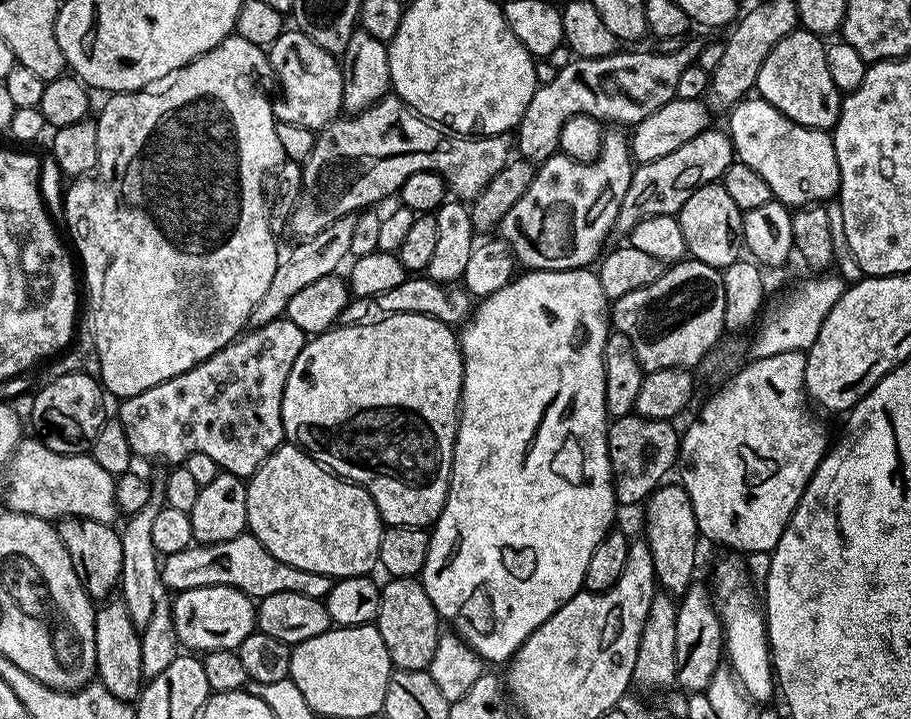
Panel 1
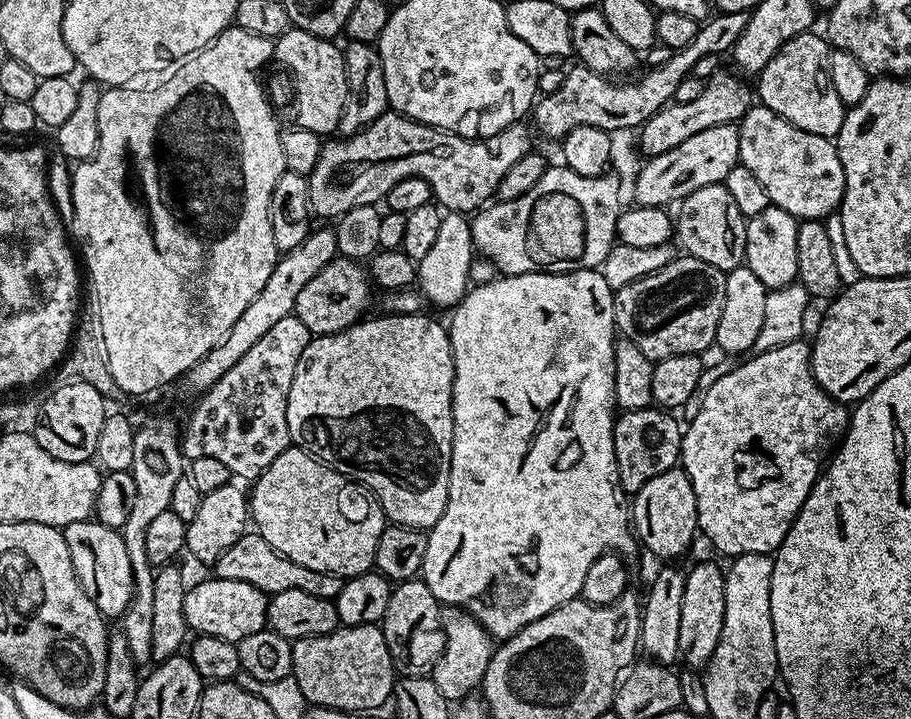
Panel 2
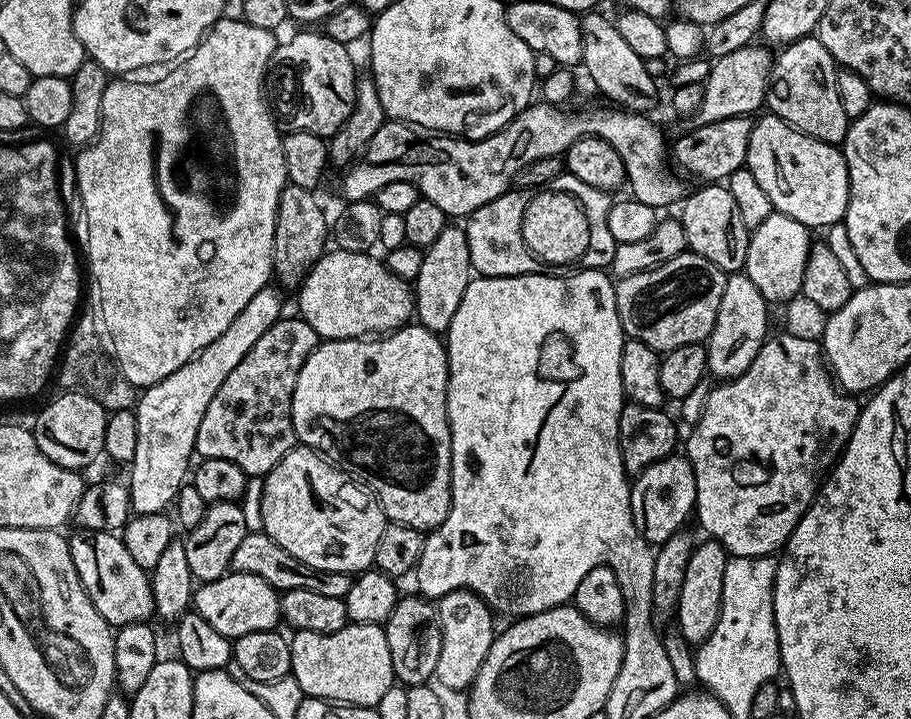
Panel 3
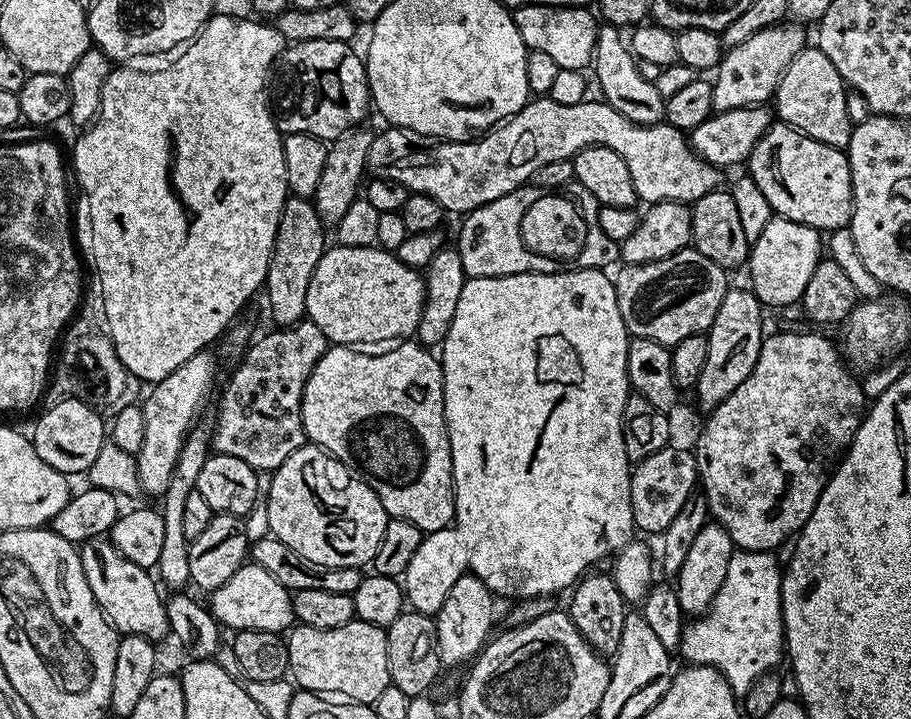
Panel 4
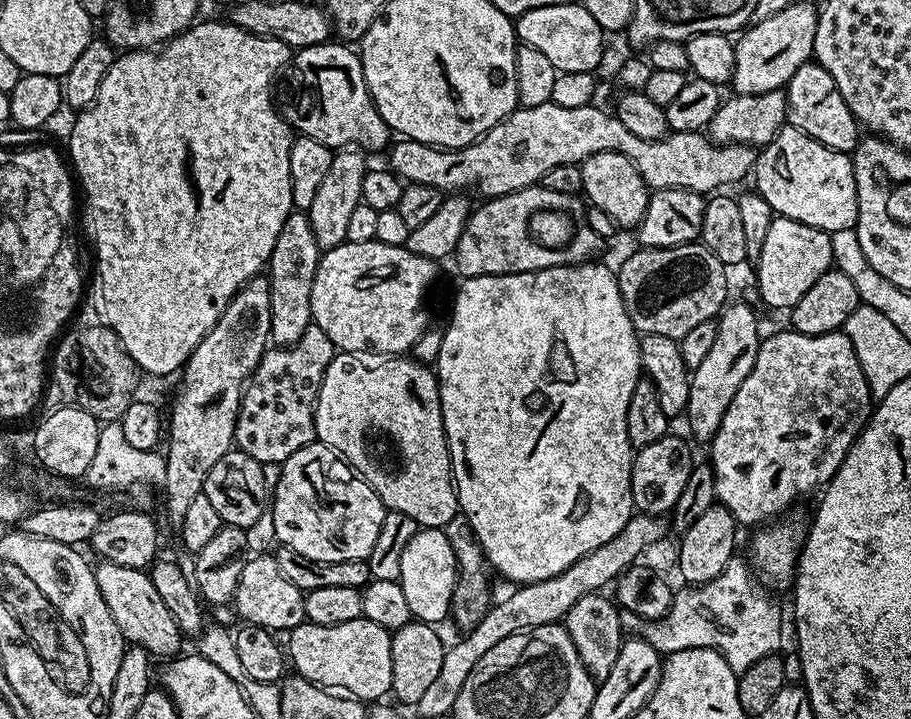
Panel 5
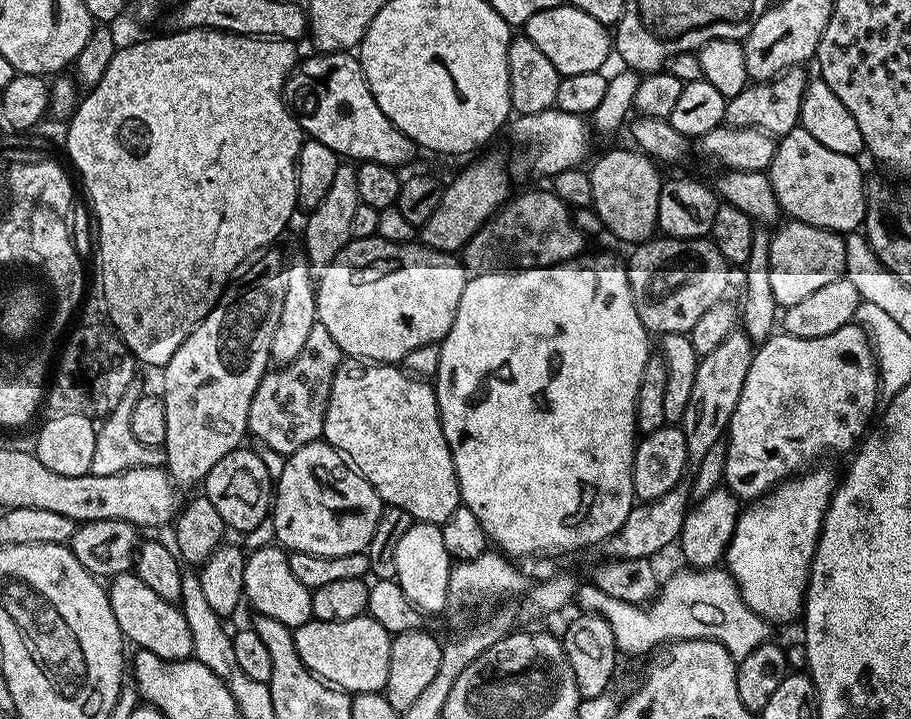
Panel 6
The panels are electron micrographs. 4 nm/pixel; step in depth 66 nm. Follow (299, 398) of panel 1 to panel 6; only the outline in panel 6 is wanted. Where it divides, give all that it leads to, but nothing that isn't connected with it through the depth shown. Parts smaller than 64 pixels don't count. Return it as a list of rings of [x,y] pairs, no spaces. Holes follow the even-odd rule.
[[[355,358],[341,364],[334,374],[332,393],[326,406],[323,439],[364,476],[366,482],[370,482],[385,505],[406,510],[413,521],[444,525],[462,504],[454,458],[440,425],[435,387],[427,379],[405,372],[403,367]]]

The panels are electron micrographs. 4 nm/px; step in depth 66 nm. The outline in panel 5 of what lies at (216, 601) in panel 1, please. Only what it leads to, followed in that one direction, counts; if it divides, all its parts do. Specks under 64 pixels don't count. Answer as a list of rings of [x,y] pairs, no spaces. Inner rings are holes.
[[[256,554],[245,559],[242,578],[238,578],[234,609],[241,616],[241,621],[257,624],[276,634],[287,634],[299,624],[305,623],[304,598],[305,593],[294,586],[294,582],[290,582],[282,570],[278,570],[275,555]]]

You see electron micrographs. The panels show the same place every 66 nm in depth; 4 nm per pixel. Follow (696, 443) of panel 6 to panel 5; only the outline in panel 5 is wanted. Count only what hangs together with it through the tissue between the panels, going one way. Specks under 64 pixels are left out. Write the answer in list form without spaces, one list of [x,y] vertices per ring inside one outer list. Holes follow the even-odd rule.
[[[732,304],[721,311],[715,321],[716,333],[714,334],[714,346],[710,346],[710,354],[702,366],[691,369],[690,372],[690,398],[688,399],[688,411],[686,421],[688,428],[704,442],[711,441],[712,435],[722,426],[722,418],[734,402],[734,394],[738,394],[738,386],[754,370],[754,362],[758,358],[762,331],[756,321],[756,312],[748,304]]]

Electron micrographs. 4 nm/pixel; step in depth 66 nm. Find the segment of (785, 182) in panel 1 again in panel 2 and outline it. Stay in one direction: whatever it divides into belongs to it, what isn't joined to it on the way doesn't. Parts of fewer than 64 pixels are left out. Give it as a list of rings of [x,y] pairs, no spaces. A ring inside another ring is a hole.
[[[763,106],[749,108],[748,113],[738,121],[738,127],[740,163],[746,166],[746,170],[751,170],[754,178],[758,178],[758,182],[762,182],[769,201],[775,207],[786,210],[795,216],[797,221],[824,220],[839,209],[844,197],[844,171],[836,153],[835,143],[831,139],[798,129],[774,110]]]

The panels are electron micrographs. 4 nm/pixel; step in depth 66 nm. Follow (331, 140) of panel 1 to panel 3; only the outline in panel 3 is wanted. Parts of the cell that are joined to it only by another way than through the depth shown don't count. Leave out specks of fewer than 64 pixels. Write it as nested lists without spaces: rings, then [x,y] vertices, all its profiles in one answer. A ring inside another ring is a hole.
[[[533,102],[522,109],[519,114],[511,117],[503,128],[492,132],[480,140],[470,140],[447,134],[437,134],[416,127],[415,124],[401,124],[399,122],[386,122],[374,138],[370,138],[367,148],[362,155],[347,169],[344,176],[344,200],[367,200],[375,197],[386,182],[410,182],[420,192],[423,199],[434,202],[434,206],[440,207],[450,218],[467,218],[474,210],[486,206],[486,202],[494,202],[503,192],[509,191],[517,183],[519,174],[530,166],[530,162],[538,162],[538,158],[550,158],[551,156],[563,157],[578,138],[593,136],[602,138],[602,142],[610,142],[614,150],[622,158],[622,162],[628,171],[627,187],[632,187],[631,199],[638,202],[646,202],[646,206],[663,210],[667,204],[675,205],[683,201],[686,195],[686,187],[679,180],[679,175],[671,176],[670,168],[670,144],[664,141],[664,132],[647,115],[625,111],[612,110],[614,112],[563,112],[563,107],[553,106],[545,102]]]

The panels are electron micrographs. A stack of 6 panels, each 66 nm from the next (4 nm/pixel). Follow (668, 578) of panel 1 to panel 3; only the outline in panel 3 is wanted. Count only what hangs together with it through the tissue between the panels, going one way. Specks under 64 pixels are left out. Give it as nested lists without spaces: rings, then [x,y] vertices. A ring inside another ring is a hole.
[[[673,454],[646,466],[639,476],[631,481],[632,493],[630,506],[634,526],[640,536],[646,538],[649,544],[659,546],[666,543],[676,532],[685,527],[684,524],[693,515],[696,506],[696,483],[694,470],[687,455]]]

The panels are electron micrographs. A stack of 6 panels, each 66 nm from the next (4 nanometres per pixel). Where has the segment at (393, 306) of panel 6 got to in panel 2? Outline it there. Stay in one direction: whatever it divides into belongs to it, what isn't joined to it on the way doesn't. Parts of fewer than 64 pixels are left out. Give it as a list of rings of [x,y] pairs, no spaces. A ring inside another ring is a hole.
[[[337,258],[314,274],[306,286],[302,286],[294,314],[313,334],[328,336],[332,332],[341,332],[344,328],[351,328],[365,315],[363,312],[368,308],[368,295],[374,292],[374,288],[369,273],[360,268],[363,267],[355,260]]]

